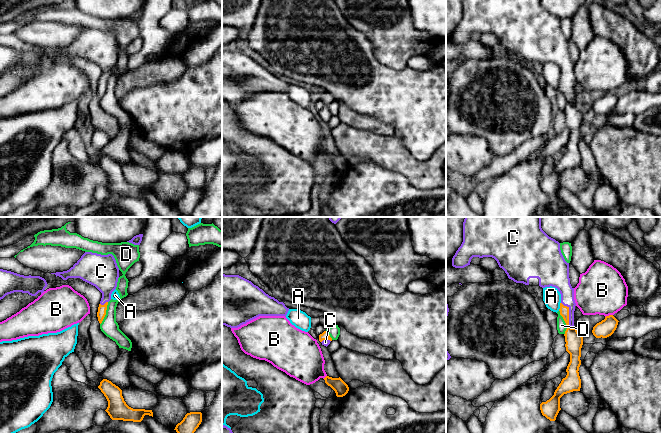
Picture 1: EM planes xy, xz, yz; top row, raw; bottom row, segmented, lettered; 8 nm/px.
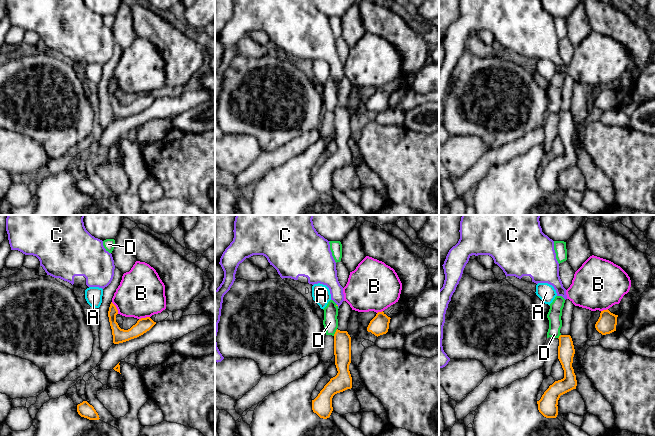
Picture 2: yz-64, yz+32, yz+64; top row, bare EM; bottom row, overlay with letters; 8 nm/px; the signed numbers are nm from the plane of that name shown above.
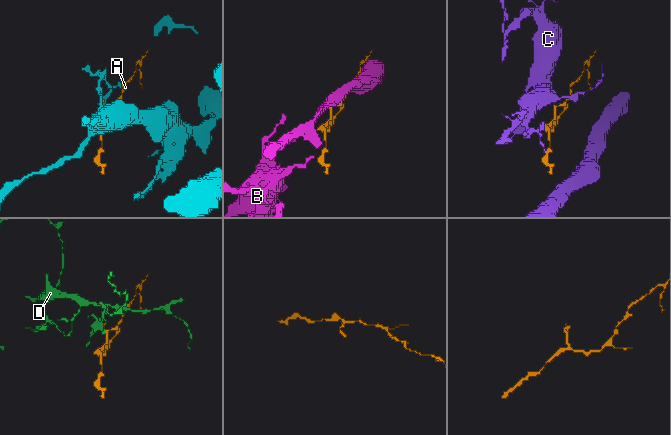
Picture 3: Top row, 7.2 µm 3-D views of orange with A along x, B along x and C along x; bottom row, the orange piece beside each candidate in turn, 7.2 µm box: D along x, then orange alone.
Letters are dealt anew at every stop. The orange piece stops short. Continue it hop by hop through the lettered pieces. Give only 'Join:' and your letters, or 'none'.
Join: C

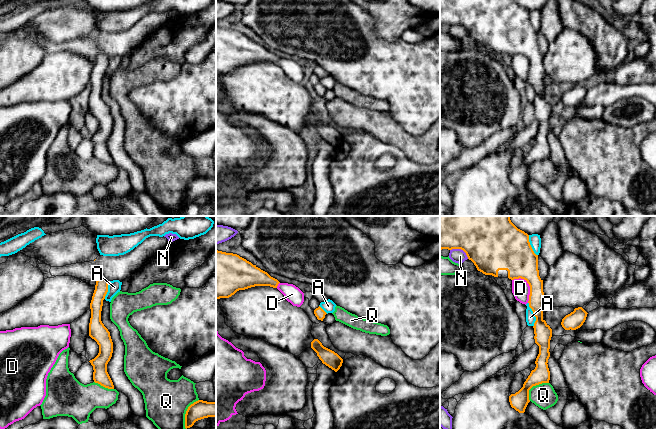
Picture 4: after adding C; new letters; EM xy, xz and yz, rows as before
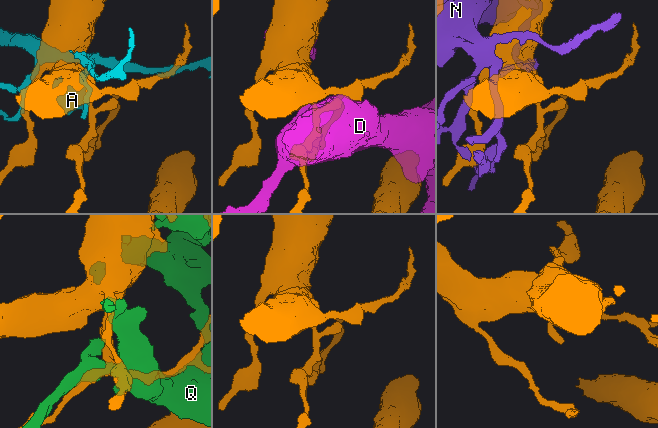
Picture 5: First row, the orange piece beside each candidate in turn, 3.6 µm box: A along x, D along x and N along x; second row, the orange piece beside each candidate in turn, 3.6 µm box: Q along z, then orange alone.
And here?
Join: none

